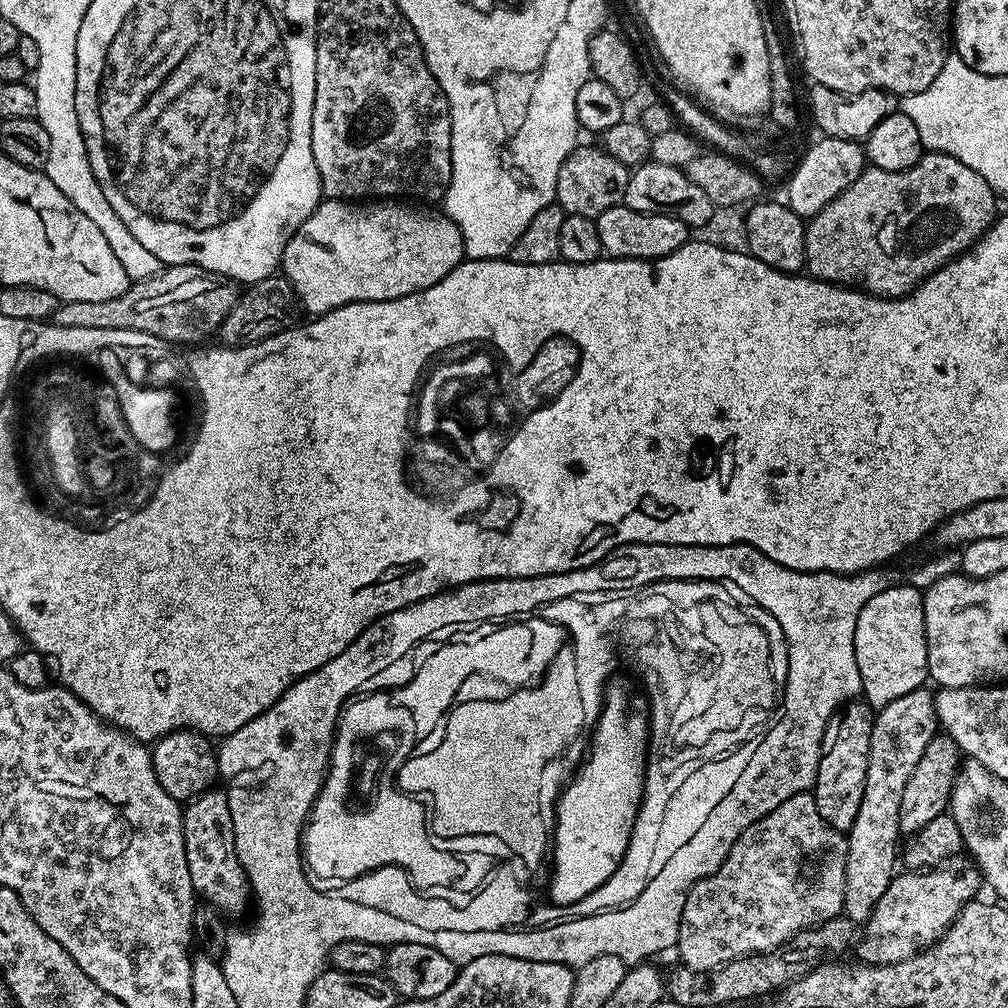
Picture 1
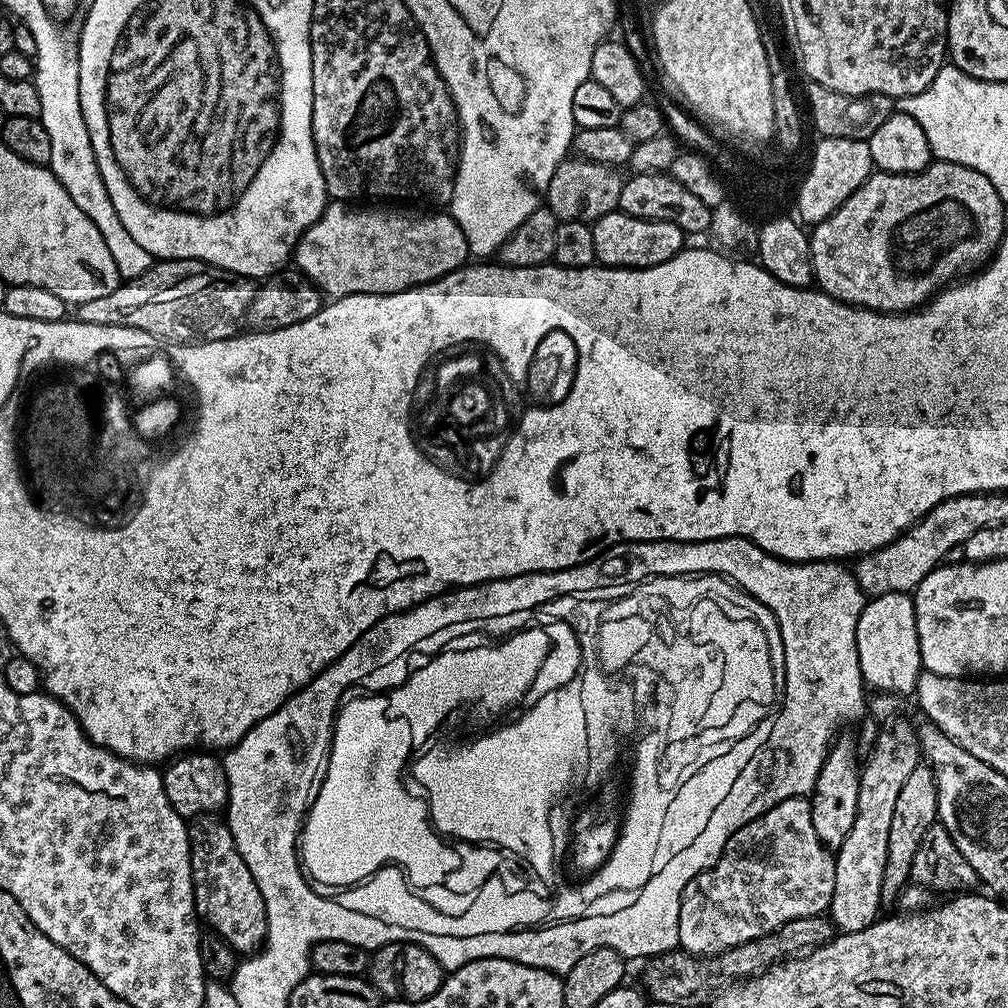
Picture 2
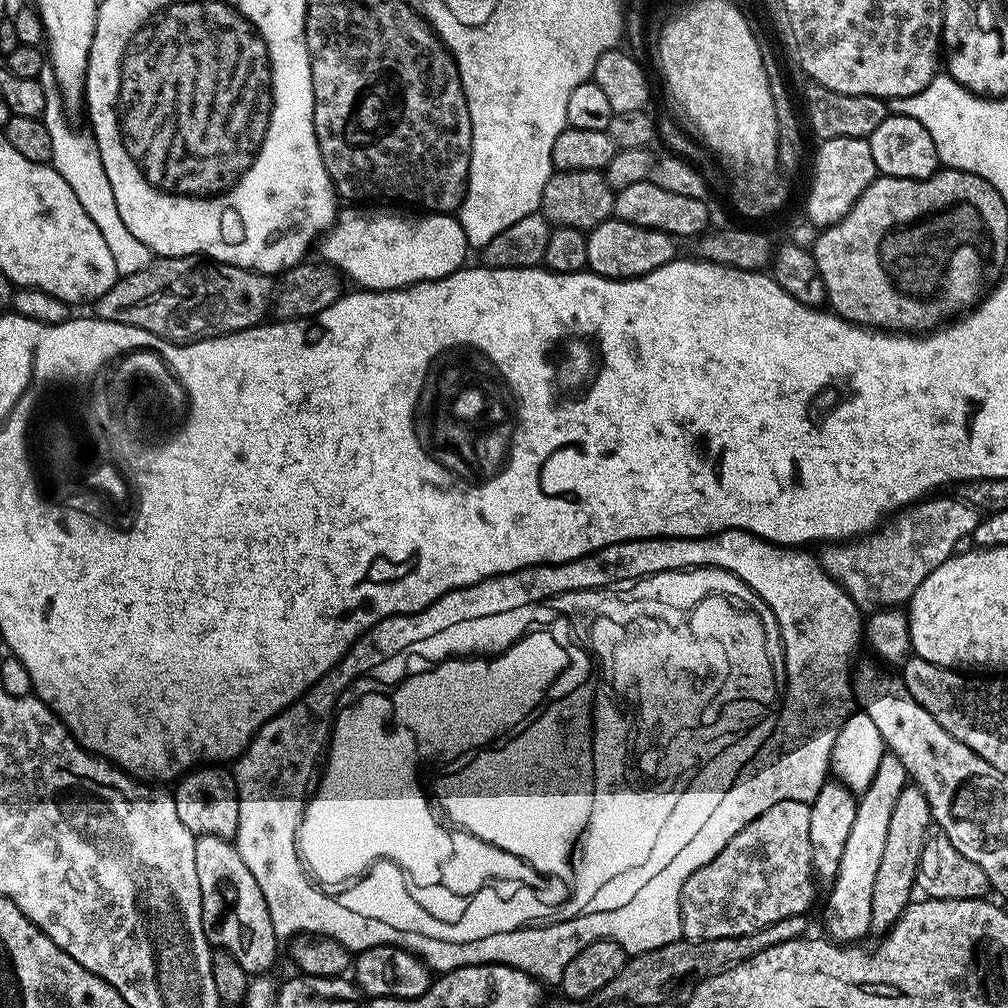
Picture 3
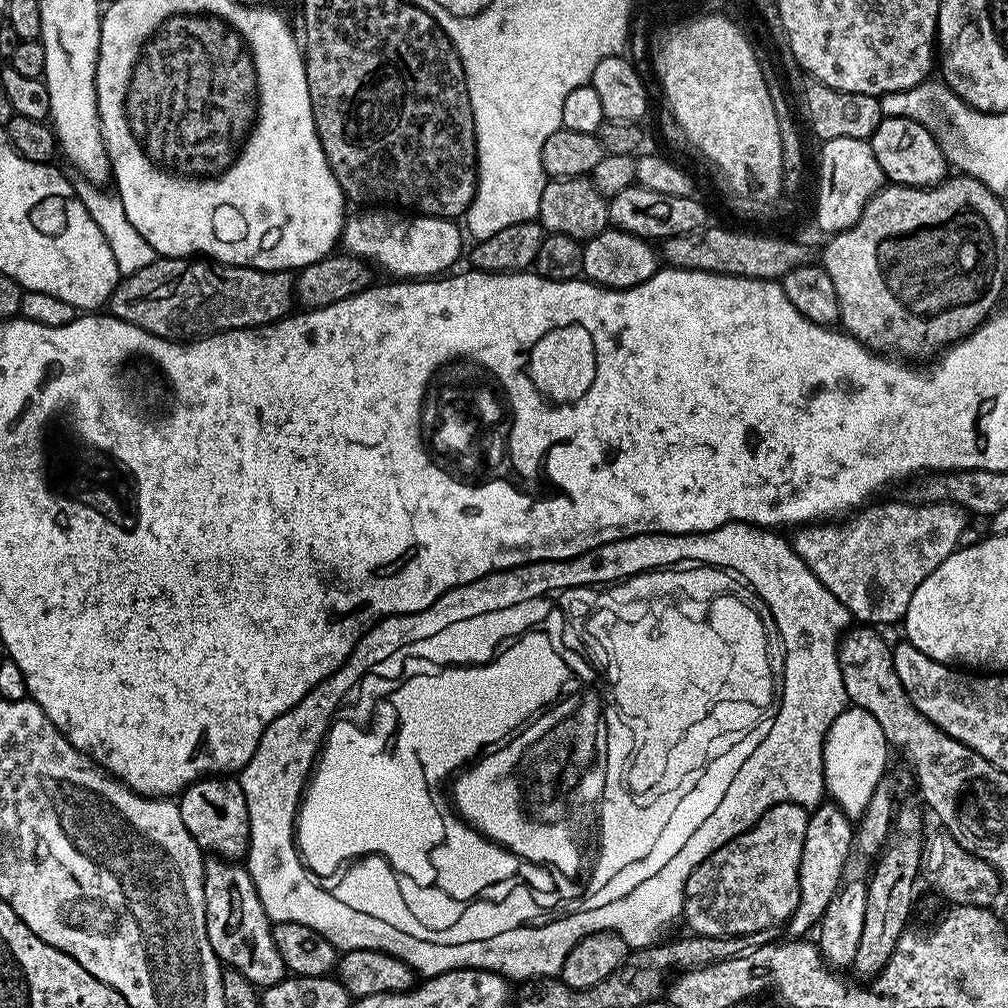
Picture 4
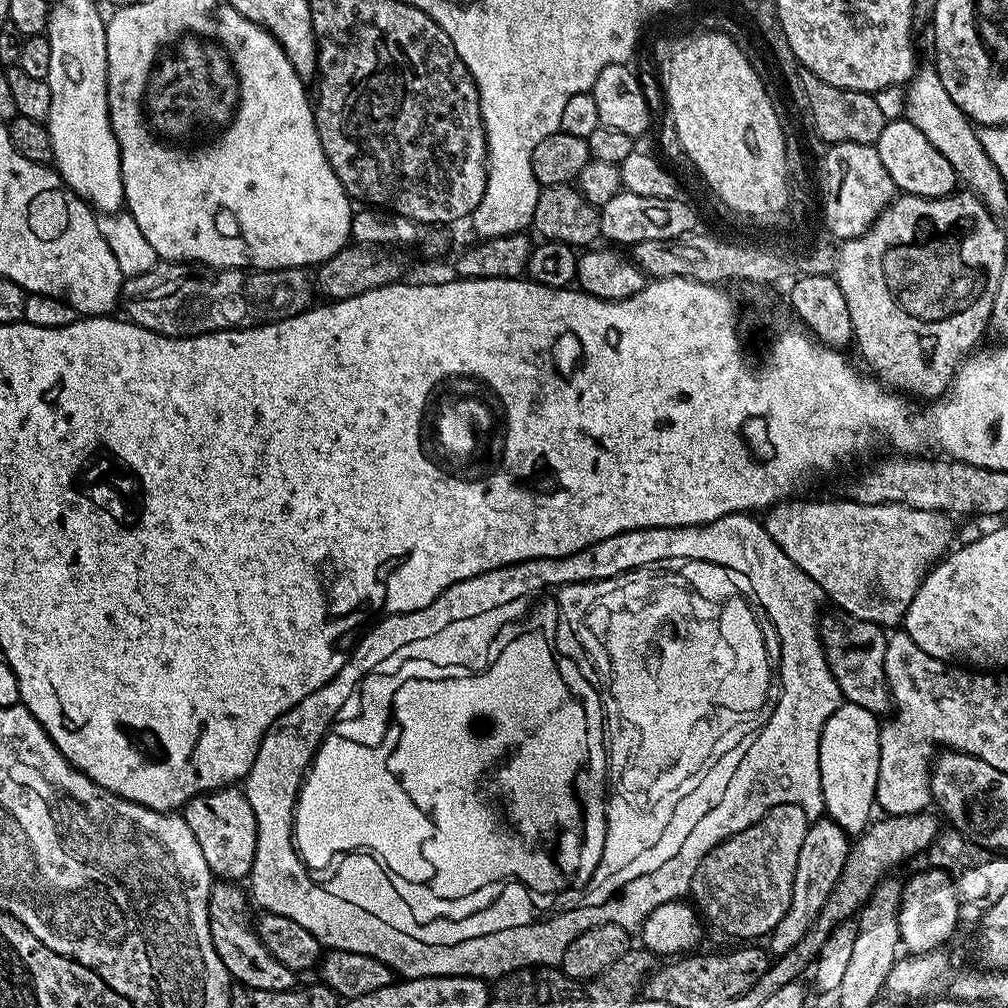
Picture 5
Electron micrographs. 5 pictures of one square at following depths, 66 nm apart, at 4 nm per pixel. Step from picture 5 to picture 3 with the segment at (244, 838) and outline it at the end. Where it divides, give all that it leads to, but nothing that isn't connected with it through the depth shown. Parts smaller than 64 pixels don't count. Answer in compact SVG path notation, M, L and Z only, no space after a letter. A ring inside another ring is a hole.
M197 766L184 773L175 781L172 801L174 810L178 810L178 818L182 826L190 830L192 835L217 836L223 840L232 840L238 830L238 794L236 778L224 766Z

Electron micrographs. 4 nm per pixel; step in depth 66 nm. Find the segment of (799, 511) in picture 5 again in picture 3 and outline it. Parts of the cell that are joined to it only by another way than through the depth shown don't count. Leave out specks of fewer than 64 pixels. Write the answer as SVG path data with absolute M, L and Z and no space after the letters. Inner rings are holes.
M936 494L895 513L874 532L847 542L833 542L818 552L824 573L834 578L850 594L861 613L871 614L884 609L899 609L911 601L914 590L942 562L957 551L960 539L971 537L982 519L979 508L962 499Z

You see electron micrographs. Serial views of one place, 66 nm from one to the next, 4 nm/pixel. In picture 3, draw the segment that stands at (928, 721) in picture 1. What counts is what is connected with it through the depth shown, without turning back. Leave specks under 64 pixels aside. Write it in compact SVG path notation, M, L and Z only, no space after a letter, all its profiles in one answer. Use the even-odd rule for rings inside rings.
M891 754L881 755L878 762L878 770L870 786L859 793L856 802L856 813L854 814L854 826L850 826L850 838L846 838L846 847L842 849L842 862L838 862L838 874L830 881L832 888L828 892L828 901L824 904L824 928L827 939L845 946L855 945L864 935L872 932L870 926L870 905L874 895L874 881L878 874L878 865L882 859L882 849L886 847L886 833L890 827L890 818L894 811L894 805L898 794L902 794L904 788L909 787L910 777L906 766L898 762L898 758Z

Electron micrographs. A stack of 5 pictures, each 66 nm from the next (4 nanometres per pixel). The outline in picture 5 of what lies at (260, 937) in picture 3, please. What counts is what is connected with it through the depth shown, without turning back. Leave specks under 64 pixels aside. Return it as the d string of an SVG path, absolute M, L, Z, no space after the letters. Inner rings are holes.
M213 883L212 893L208 896L208 921L210 922L210 938L214 942L214 950L218 958L222 958L222 966L226 966L229 977L252 992L258 990L274 990L275 992L291 992L297 987L297 973L292 972L266 946L260 944L260 935L255 927L248 924L248 904L250 896L244 892L239 883Z

